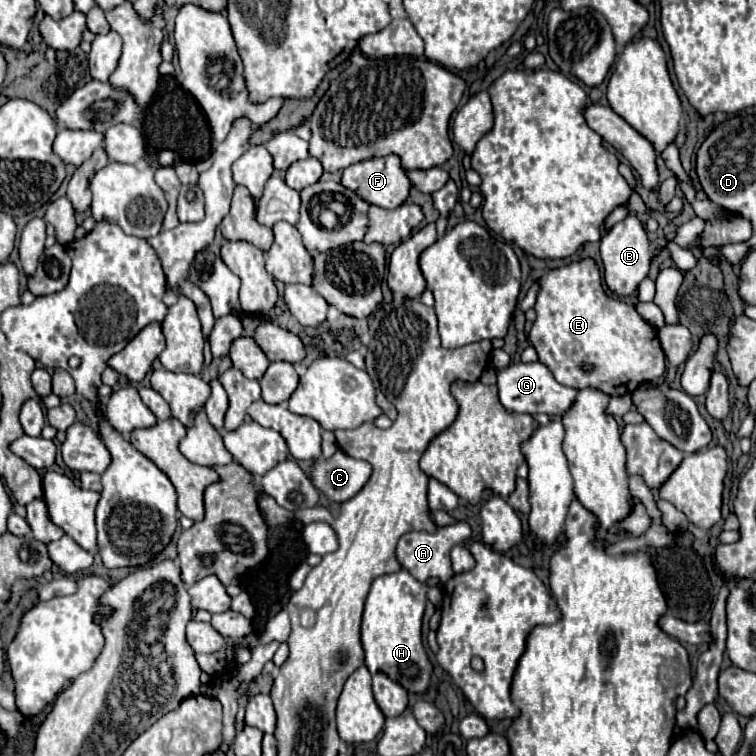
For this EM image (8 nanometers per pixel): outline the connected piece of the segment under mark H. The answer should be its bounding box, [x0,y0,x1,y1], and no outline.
[362,569,443,693]

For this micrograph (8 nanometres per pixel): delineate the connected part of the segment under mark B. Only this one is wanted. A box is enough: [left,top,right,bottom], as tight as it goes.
[600,213,650,295]

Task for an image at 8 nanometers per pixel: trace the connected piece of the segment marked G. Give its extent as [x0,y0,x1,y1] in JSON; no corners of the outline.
[498,363,576,415]

